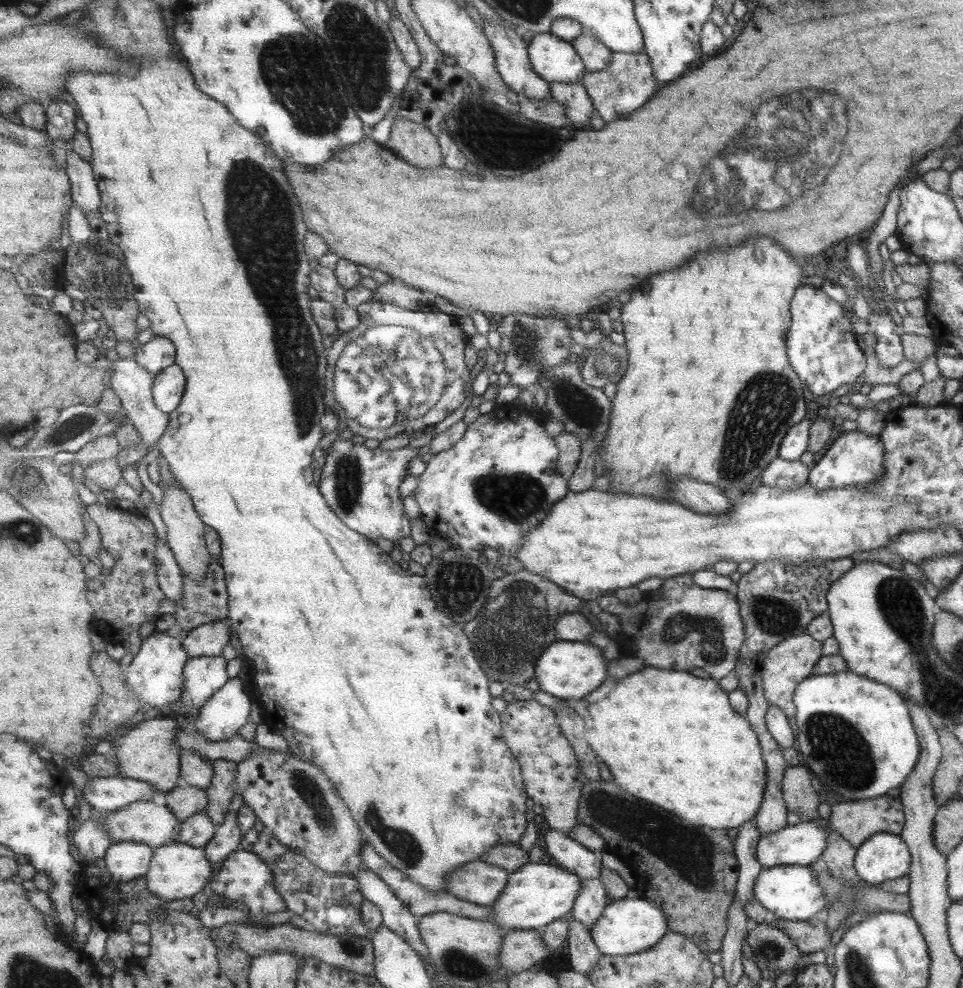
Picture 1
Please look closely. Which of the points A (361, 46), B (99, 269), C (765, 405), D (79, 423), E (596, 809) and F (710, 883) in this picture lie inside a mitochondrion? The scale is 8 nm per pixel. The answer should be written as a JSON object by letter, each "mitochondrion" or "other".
{"A":"mitochondrion","B":"mitochondrion","C":"mitochondrion","D":"mitochondrion","E":"mitochondrion","F":"mitochondrion"}

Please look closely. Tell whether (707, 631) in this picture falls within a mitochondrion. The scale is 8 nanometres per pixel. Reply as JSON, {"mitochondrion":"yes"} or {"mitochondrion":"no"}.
{"mitochondrion":"yes"}

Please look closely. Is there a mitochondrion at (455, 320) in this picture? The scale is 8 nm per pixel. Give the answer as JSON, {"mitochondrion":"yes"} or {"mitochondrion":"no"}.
{"mitochondrion":"no"}

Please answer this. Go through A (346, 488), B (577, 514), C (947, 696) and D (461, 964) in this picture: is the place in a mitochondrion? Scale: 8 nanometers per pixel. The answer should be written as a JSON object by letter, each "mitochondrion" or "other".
{"A":"mitochondrion","B":"other","C":"mitochondrion","D":"mitochondrion"}

